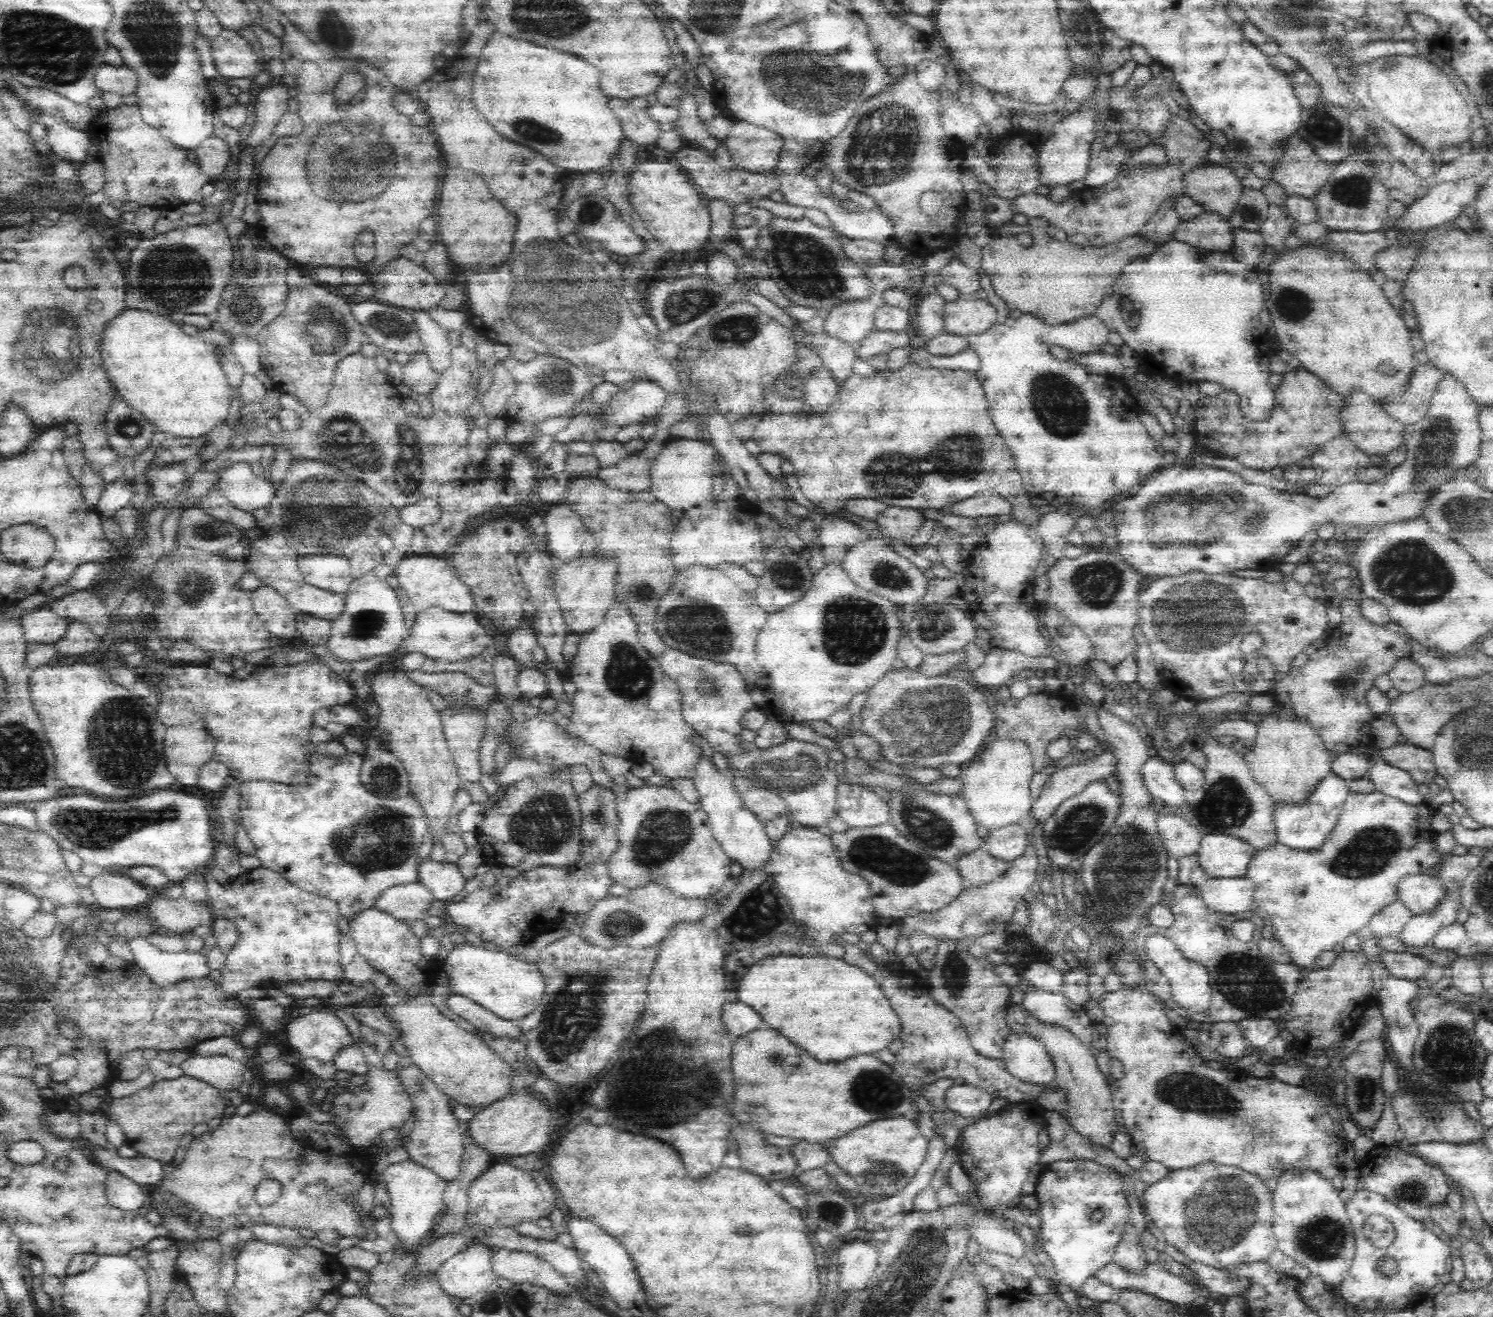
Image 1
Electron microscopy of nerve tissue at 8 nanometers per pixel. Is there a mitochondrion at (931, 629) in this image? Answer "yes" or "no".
yes

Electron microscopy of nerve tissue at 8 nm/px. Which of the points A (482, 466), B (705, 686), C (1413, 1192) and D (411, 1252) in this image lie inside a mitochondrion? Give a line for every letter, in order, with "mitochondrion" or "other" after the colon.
A: other
B: mitochondrion
C: mitochondrion
D: other

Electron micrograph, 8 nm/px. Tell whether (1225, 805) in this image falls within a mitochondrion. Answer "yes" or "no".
yes

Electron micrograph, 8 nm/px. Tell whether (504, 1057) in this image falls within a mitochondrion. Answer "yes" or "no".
no

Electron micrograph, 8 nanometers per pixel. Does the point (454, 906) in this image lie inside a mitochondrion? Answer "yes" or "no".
no

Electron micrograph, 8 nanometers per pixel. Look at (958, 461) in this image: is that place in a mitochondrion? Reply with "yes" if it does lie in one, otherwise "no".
yes

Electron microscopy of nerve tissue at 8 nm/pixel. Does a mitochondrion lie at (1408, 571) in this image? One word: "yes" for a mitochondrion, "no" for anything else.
yes

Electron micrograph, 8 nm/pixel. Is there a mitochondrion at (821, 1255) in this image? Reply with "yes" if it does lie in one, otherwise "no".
no

